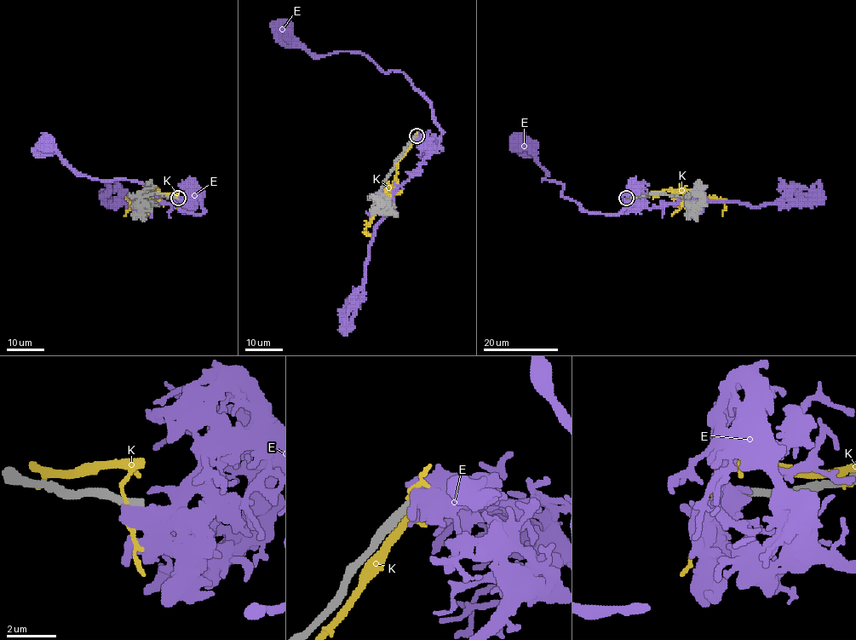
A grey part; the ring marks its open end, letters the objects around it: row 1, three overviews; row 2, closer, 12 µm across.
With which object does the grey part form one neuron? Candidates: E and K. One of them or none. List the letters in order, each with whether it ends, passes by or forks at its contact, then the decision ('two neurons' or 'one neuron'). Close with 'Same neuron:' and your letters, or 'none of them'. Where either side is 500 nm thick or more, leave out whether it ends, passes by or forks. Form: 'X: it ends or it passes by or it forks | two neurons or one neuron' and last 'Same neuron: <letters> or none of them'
E: two neurons
K: it passes by | two neurons
Same neuron: none of them

